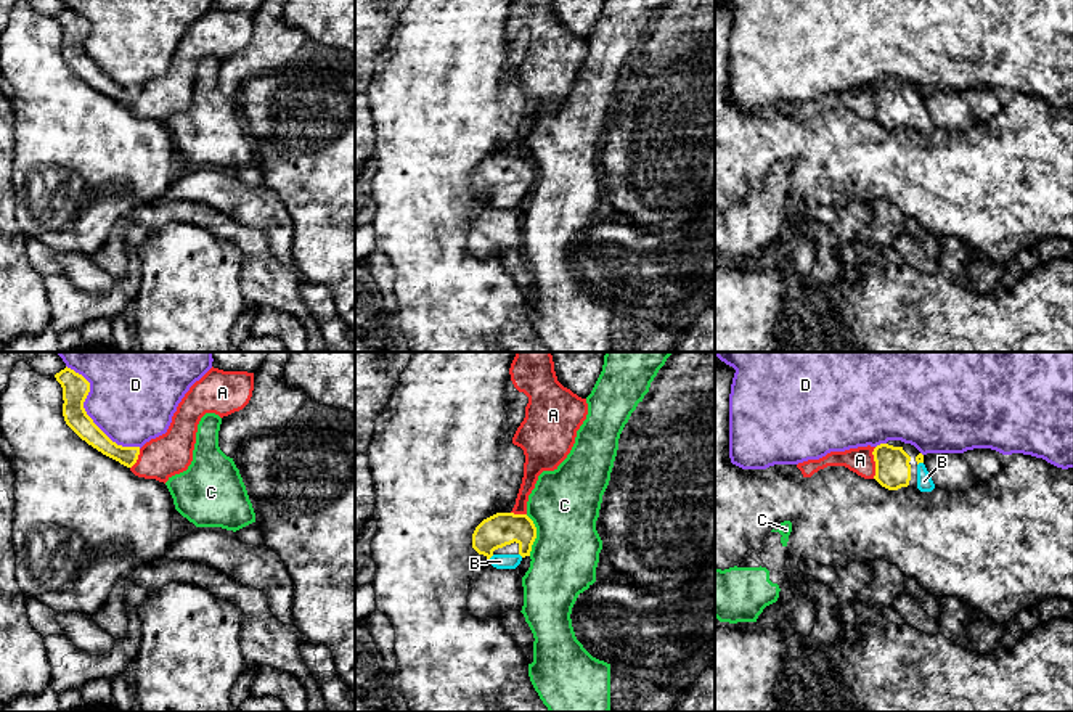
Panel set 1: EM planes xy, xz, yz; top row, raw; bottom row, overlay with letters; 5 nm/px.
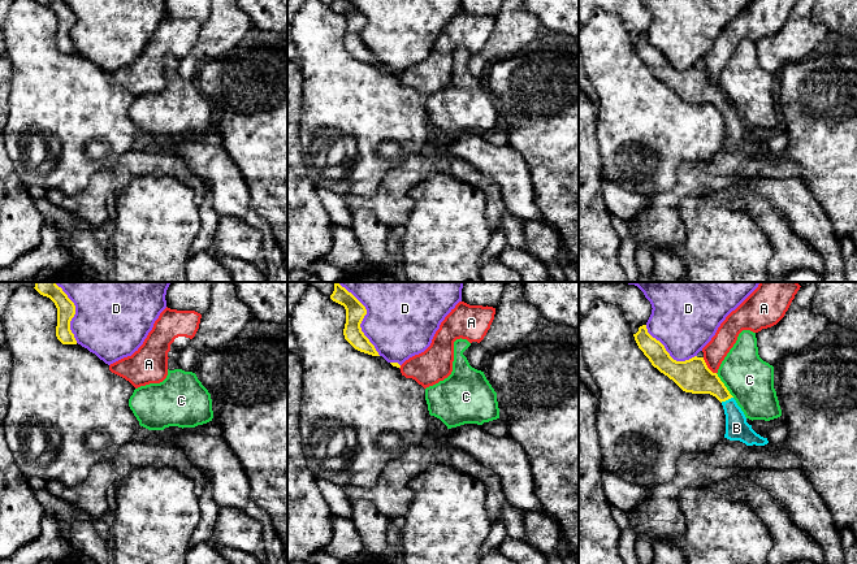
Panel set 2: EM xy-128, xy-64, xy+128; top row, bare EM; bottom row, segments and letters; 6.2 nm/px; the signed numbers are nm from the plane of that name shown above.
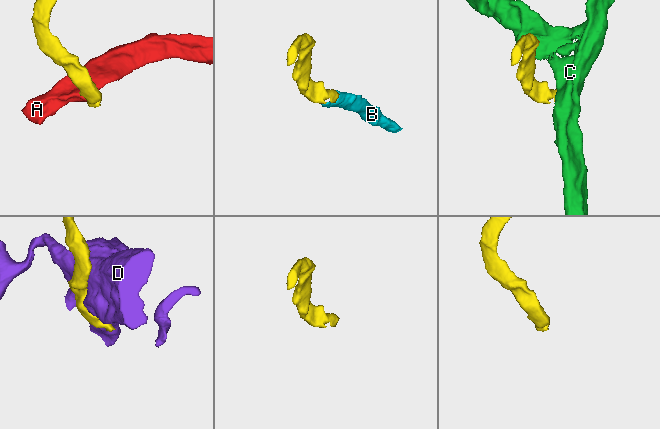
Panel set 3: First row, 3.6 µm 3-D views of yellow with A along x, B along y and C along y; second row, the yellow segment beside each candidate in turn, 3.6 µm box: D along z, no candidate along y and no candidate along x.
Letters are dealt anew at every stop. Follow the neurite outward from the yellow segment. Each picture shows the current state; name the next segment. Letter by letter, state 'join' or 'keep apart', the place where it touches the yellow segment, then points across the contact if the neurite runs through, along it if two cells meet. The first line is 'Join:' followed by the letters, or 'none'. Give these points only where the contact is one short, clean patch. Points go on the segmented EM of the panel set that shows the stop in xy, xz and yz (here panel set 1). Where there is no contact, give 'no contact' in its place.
Join: B
A: keep apart | yz (876, 463) | along yz (876, 447), (873, 452), (873, 478)
B: join | xz (490, 556) | across xz (501, 529), (490, 540), (490, 556), (500, 561)
C: keep apart | xz (535, 536) | along xz (526, 515), (535, 527), (530, 555)
D: keep apart | xy (87, 415)

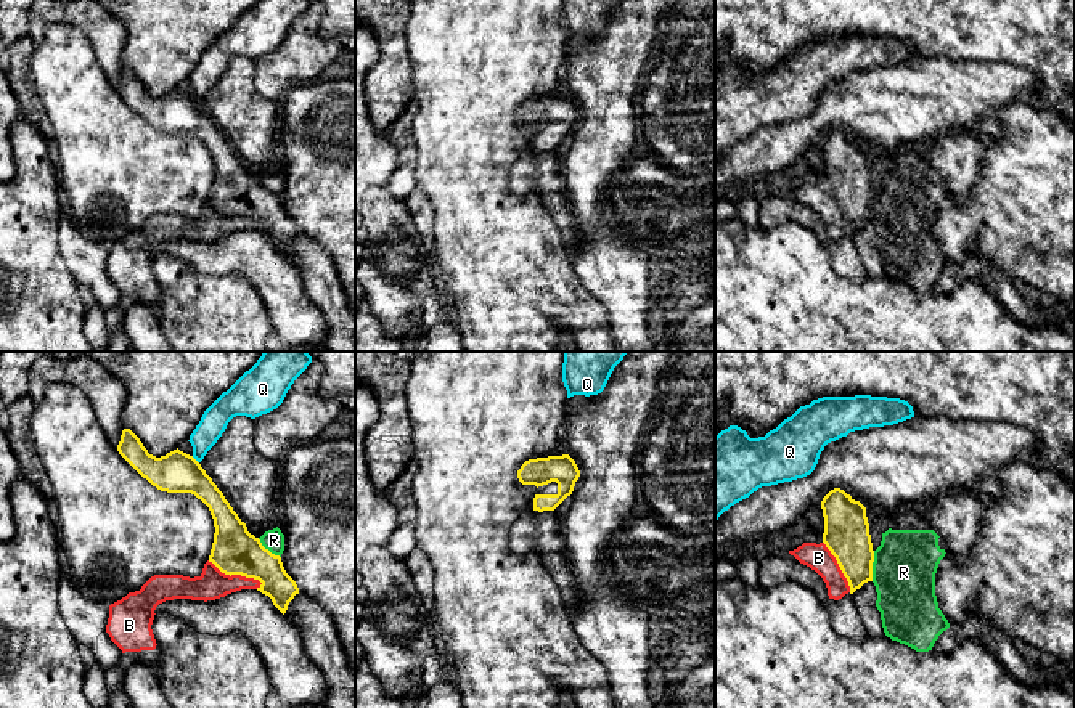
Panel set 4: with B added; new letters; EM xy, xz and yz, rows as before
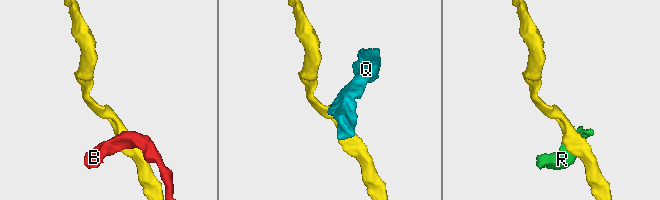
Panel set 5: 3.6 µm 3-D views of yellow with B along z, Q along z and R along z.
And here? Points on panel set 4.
Join: none
B: keep apart | xy (235, 573) | along xy (208, 561), (225, 573), (253, 577), (262, 583)
Q: keep apart | xy (195, 459) | along xy (192, 456), (198, 463)
R: keep apart | yz (871, 565)

